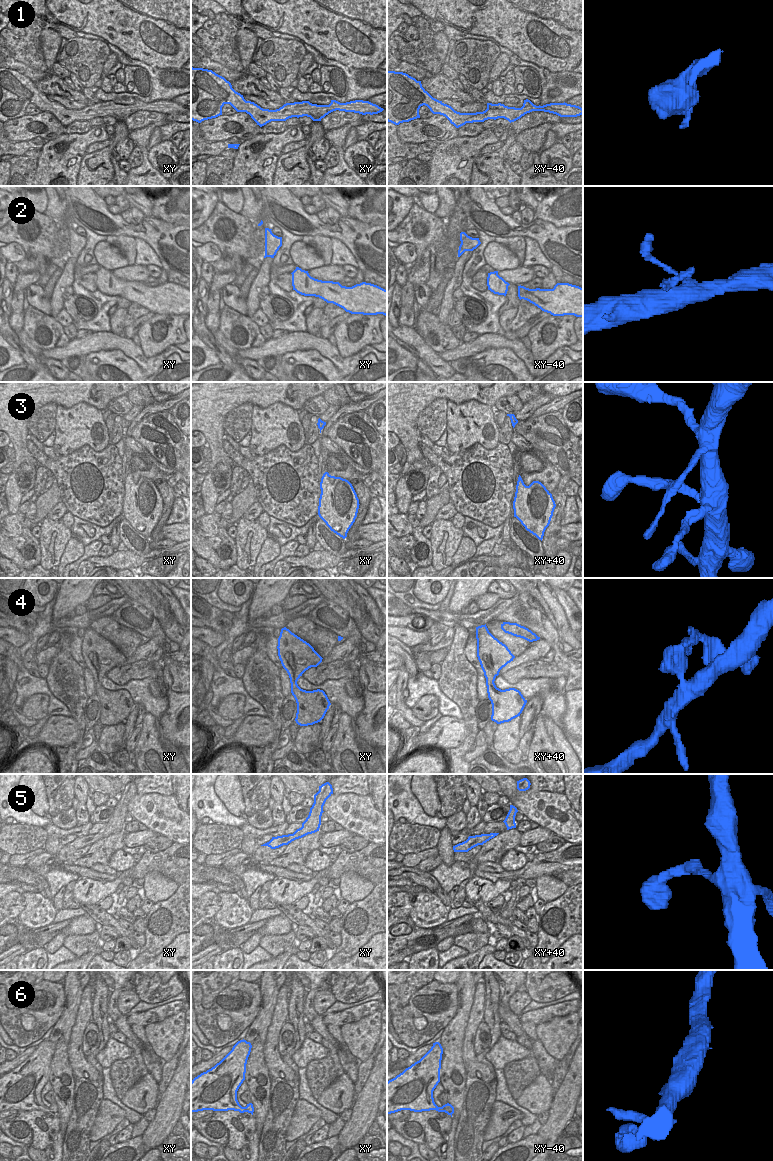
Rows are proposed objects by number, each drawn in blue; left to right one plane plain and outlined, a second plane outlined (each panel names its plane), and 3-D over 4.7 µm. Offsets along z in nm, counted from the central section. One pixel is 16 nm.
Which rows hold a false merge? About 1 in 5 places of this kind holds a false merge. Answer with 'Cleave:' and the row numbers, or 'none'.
Cleave: 4, 6

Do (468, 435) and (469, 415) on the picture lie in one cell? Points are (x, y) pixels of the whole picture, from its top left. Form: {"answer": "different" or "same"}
{"answer": "same"}

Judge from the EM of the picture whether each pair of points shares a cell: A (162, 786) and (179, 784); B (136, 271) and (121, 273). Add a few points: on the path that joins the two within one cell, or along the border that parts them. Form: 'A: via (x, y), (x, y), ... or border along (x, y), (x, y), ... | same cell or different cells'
A: border along (171, 784), (172, 794) | different cells
B: via (132, 273), (125, 273) | same cell

